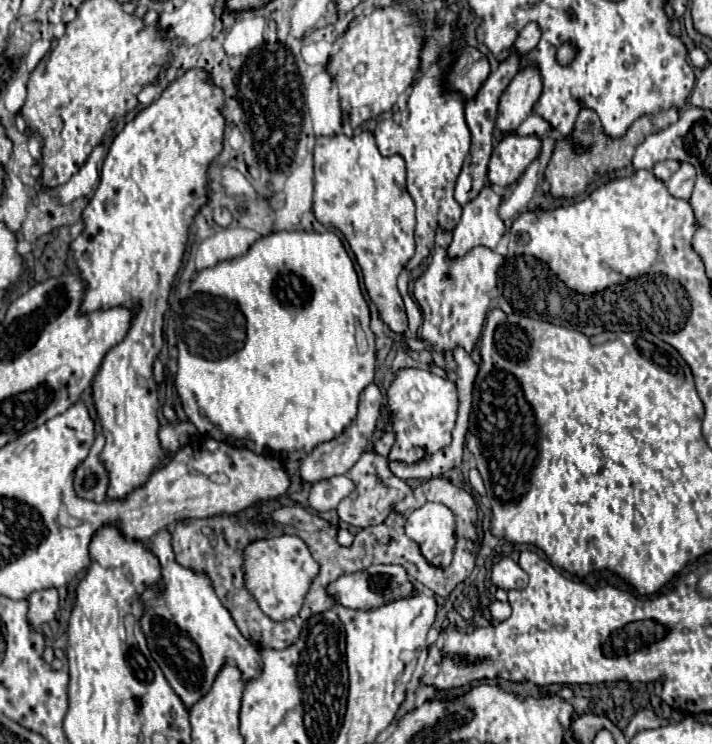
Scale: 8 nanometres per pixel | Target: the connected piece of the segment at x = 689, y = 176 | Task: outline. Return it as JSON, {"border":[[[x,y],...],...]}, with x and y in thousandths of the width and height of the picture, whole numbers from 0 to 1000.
{"border":[[[958,219],[955,227],[938,241],[935,251],[944,265],[966,270],[972,262],[972,254],[975,254],[975,243],[978,243],[978,227],[966,219]]]}

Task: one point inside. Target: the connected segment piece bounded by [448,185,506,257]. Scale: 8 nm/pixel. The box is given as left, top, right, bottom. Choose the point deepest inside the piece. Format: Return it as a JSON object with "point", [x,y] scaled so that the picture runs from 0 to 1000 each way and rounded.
{"point":[674,302]}

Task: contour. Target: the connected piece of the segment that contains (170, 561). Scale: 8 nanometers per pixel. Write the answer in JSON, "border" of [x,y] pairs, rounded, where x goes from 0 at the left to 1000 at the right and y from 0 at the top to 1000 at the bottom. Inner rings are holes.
{"border":[[[233,711],[208,724],[205,738],[222,749],[228,759],[228,776],[219,786],[205,789],[205,794],[197,800],[197,810],[202,816],[197,843],[205,853],[213,886],[230,902],[230,910],[250,931],[256,945],[267,953],[281,937],[287,937],[295,929],[303,905],[317,888],[331,888],[343,915],[362,910],[368,902],[365,878],[348,859],[340,856],[329,840],[323,821],[301,797],[292,770],[275,770],[247,757],[242,719]]]}

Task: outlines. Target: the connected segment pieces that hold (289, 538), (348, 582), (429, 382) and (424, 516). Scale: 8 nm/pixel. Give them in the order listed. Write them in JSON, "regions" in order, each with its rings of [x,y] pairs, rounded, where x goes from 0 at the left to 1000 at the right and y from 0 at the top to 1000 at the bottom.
{"regions":[[[[393,719],[382,724],[360,724],[343,738],[343,781],[357,800],[365,819],[385,835],[410,832],[447,767],[447,757],[438,751],[433,733],[416,719]]],[[[522,759],[514,762],[511,767],[500,767],[494,773],[480,773],[478,778],[466,781],[458,789],[463,802],[472,802],[472,810],[480,816],[492,816],[492,819],[522,819],[522,816],[534,816],[545,808],[553,808],[559,802],[570,802],[576,797],[581,797],[581,786],[573,781],[567,762],[562,759]]],[[[581,493],[562,496],[545,520],[542,539],[545,566],[539,569],[539,579],[556,585],[545,617],[584,622],[598,612],[607,612],[615,603],[626,601],[635,593],[632,582],[638,577],[640,552],[643,552],[643,523],[638,512],[615,507],[607,499],[596,496]]],[[[598,676],[579,687],[570,700],[570,719],[587,730],[598,754],[610,762],[629,765],[632,759],[632,722],[626,722],[626,681],[618,676]]]]}

